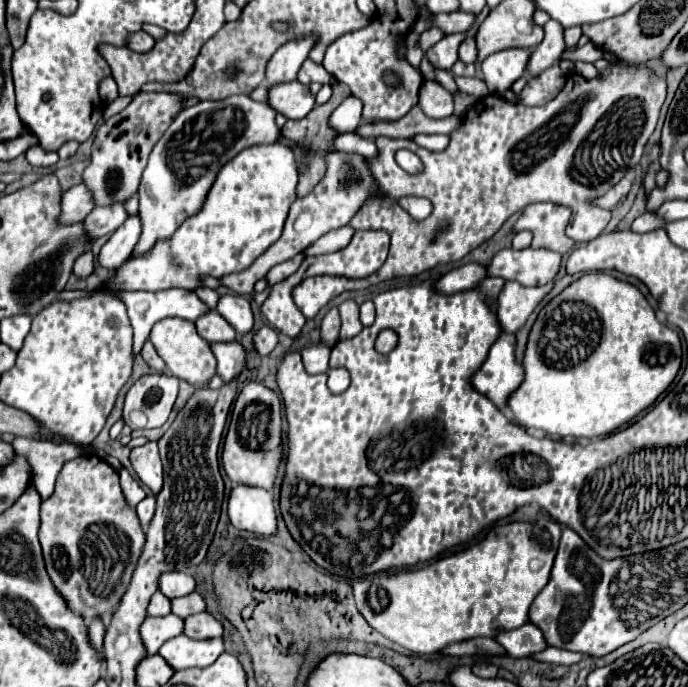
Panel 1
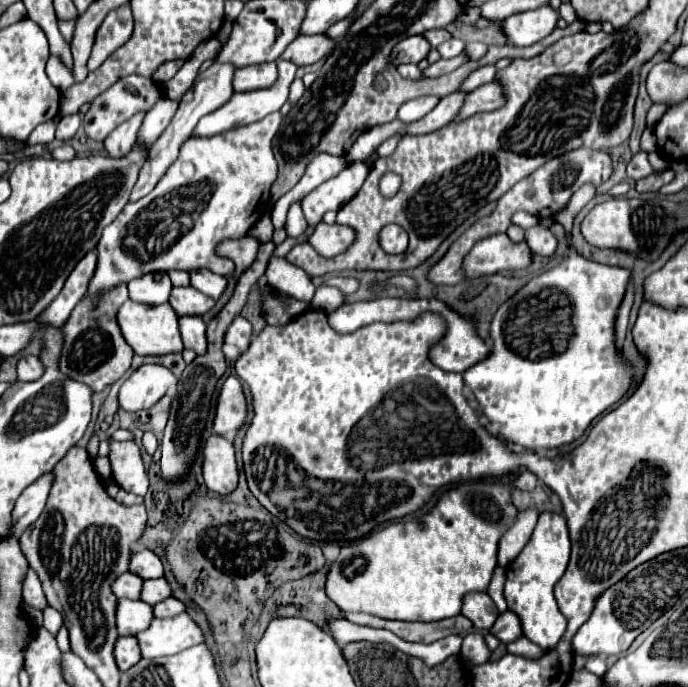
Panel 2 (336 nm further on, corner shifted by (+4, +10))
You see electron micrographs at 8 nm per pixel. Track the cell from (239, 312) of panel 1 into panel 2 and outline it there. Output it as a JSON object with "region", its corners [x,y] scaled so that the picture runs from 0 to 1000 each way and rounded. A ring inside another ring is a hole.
{"region":[[[285,392],[276,397],[276,415],[285,418],[288,424],[294,424],[297,429],[308,432],[311,438],[317,438],[323,432],[323,426],[328,424],[331,406],[323,400],[314,400],[302,392]]]}

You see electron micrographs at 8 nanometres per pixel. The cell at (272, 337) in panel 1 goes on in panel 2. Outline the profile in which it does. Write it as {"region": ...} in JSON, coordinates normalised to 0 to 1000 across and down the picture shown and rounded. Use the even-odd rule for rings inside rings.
{"region":[[[349,459],[331,476],[331,482],[328,482],[328,499],[337,499],[349,511],[358,511],[360,502],[363,502],[363,496],[366,496],[366,473],[363,473],[363,467],[358,461]]]}

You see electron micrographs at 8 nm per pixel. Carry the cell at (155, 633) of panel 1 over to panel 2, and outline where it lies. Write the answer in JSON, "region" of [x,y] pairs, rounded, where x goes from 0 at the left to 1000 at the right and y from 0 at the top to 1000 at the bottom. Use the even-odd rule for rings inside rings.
{"region":[[[172,872],[169,910],[172,910],[172,921],[177,927],[198,924],[198,921],[215,916],[221,901],[224,901],[224,892],[215,878],[192,875],[192,872]]]}

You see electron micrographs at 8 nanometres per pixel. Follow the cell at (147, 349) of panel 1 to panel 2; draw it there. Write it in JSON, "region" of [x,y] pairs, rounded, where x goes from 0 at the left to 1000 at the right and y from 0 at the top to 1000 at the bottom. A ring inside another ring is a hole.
{"region":[[[174,415],[166,424],[148,429],[142,450],[134,450],[125,435],[119,435],[110,444],[102,464],[93,473],[96,499],[87,520],[87,540],[93,546],[125,557],[128,563],[134,563],[134,569],[148,569],[166,555],[172,555],[189,537],[195,511],[180,496],[174,485],[174,473],[169,467],[169,456],[183,435],[186,435],[186,421],[183,415]]]}

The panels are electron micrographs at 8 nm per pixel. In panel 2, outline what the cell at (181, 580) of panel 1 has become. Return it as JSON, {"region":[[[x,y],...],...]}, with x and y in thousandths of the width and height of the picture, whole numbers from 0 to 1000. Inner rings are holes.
{"region":[[[209,799],[209,802],[201,802],[201,805],[192,808],[192,814],[189,814],[189,831],[203,837],[206,843],[238,840],[238,822],[235,822],[235,817],[218,799]]]}

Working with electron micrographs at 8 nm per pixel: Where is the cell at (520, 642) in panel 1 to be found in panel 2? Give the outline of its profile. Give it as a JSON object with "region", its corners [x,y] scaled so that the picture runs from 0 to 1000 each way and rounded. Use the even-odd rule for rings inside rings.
{"region":[[[680,863],[674,869],[672,895],[677,895],[689,907],[692,916],[712,918],[715,916],[715,907],[724,898],[724,886],[721,886],[718,875],[712,872],[712,866],[703,866],[703,863]]]}

